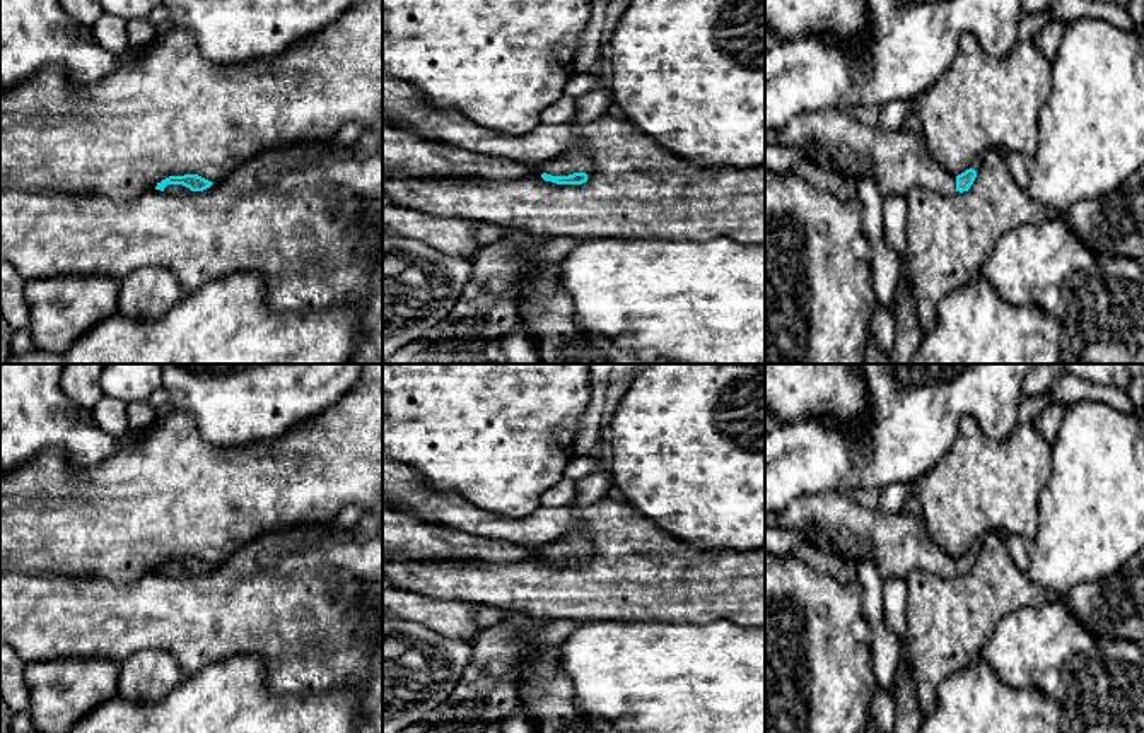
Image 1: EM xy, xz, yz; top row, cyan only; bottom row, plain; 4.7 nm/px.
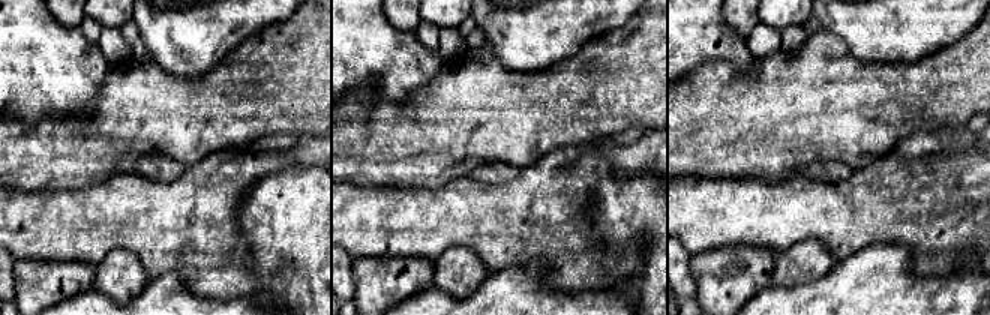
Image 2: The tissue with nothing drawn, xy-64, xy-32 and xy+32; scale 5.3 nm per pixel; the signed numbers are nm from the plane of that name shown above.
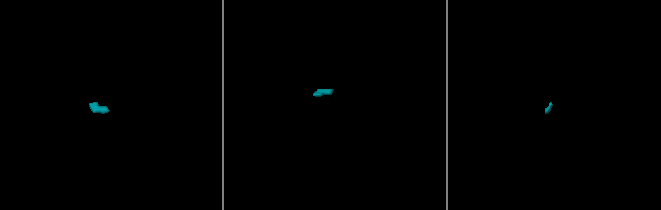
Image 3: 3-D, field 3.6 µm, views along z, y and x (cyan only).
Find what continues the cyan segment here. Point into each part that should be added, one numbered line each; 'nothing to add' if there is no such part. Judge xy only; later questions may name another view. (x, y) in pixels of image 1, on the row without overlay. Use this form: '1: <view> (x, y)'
1: xy (171, 571)

